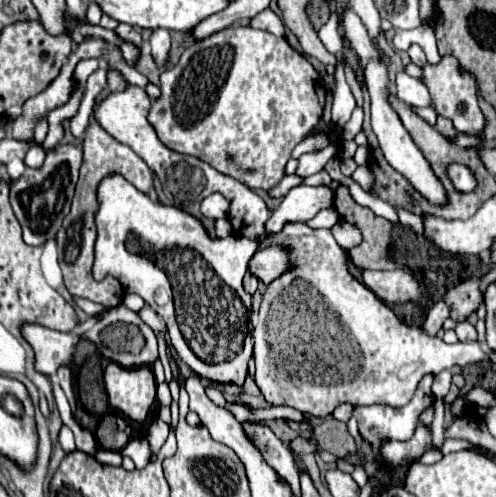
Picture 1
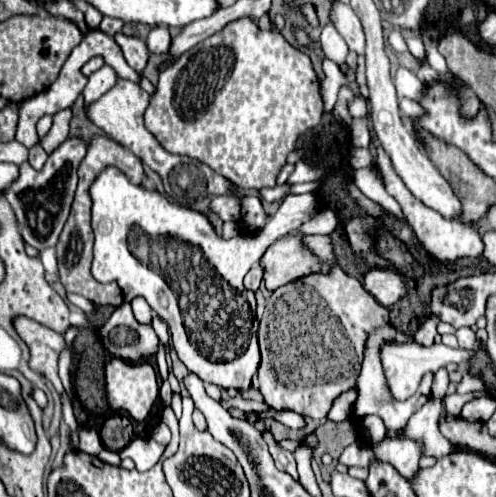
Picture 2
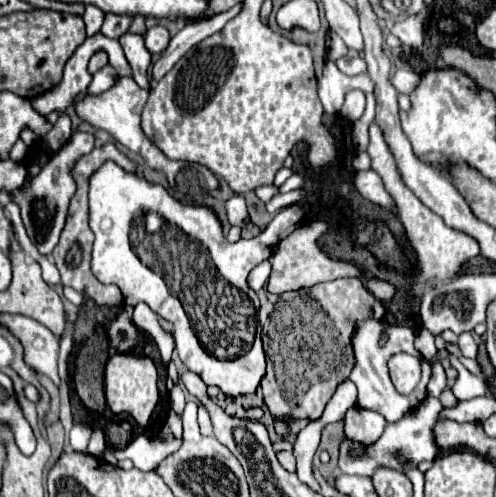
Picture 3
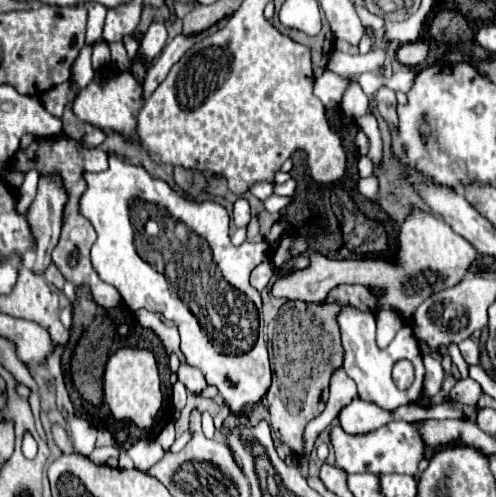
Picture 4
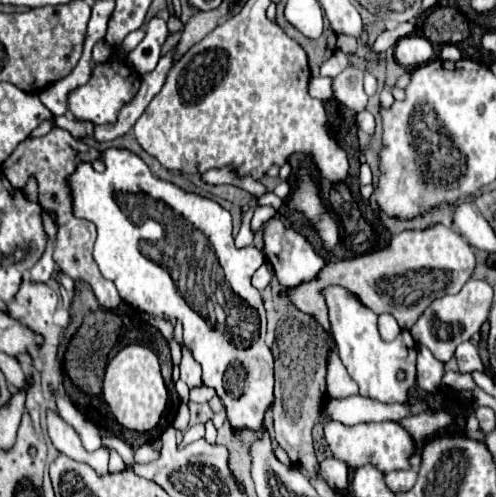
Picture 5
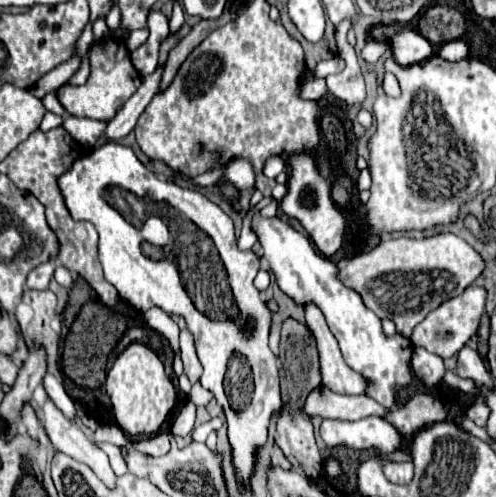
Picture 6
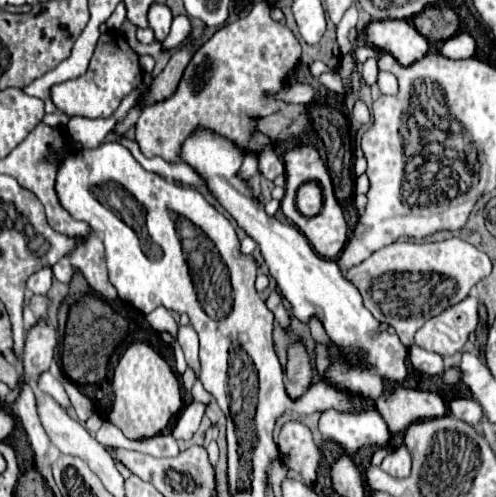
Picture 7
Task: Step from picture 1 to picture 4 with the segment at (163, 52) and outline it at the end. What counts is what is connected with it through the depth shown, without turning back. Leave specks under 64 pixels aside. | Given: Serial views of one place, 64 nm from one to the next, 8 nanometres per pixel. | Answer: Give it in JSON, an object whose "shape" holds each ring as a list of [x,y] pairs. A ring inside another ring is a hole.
{"shape":[[[152,22],[148,32],[142,36],[142,46],[140,46],[142,56],[146,60],[154,60],[162,52],[162,48],[166,44],[166,38],[168,38],[166,26],[162,22]]]}

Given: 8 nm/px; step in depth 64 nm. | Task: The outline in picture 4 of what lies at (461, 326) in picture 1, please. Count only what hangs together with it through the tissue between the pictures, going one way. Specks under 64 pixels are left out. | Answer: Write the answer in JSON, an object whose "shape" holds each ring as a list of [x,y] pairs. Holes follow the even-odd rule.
{"shape":[[[472,338],[460,342],[460,352],[468,364],[478,364],[478,344]]]}

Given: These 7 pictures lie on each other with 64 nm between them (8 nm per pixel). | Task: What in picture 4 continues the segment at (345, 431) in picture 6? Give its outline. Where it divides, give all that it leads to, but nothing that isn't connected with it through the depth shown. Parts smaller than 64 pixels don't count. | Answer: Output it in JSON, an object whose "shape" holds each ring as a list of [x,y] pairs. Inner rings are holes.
{"shape":[[[394,420],[382,426],[376,432],[364,436],[350,436],[340,426],[332,428],[332,446],[336,452],[336,466],[344,472],[400,472],[414,476],[418,472],[418,464],[426,454],[426,444],[420,440],[418,422],[402,422]]]}

